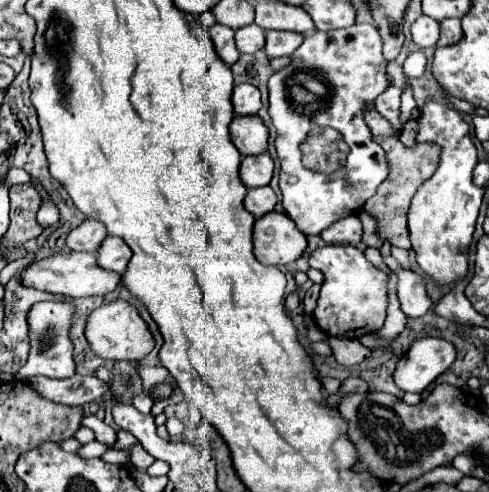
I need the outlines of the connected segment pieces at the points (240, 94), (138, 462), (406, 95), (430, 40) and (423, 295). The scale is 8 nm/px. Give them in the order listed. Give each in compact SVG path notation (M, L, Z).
M250 83L236 85L234 95L232 95L232 105L234 105L236 115L256 115L262 107L260 89Z
M140 444L130 447L129 451L131 462L138 469L147 470L155 461L154 457L147 453Z
M406 89L406 91L402 93L402 107L400 107L400 121L402 121L402 123L406 123L406 121L410 121L410 119L412 119L414 107L416 107L416 103L414 103L412 91L410 91L410 89Z
M422 15L416 19L416 23L412 25L412 39L414 43L424 49L424 47L436 47L438 43L438 35L440 35L440 27L438 21Z
M400 269L396 275L398 275L398 299L402 303L402 311L410 318L425 315L432 306L432 301L427 291L424 291L422 279L410 269Z

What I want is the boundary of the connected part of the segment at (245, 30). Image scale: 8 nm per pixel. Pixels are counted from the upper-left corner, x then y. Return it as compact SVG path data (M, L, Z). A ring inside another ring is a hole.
M256 23L236 29L236 47L240 53L256 53L264 49L264 29L260 29Z

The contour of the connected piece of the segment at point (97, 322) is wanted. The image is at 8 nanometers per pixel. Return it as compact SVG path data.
M122 299L102 305L100 309L90 313L86 325L86 339L94 355L110 361L140 361L154 349L154 337L150 335L146 323L138 315L138 311Z

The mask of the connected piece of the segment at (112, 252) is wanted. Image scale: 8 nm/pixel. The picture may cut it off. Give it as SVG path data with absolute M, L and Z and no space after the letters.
M106 237L98 249L98 265L106 271L122 273L130 257L132 257L132 251L120 237Z

